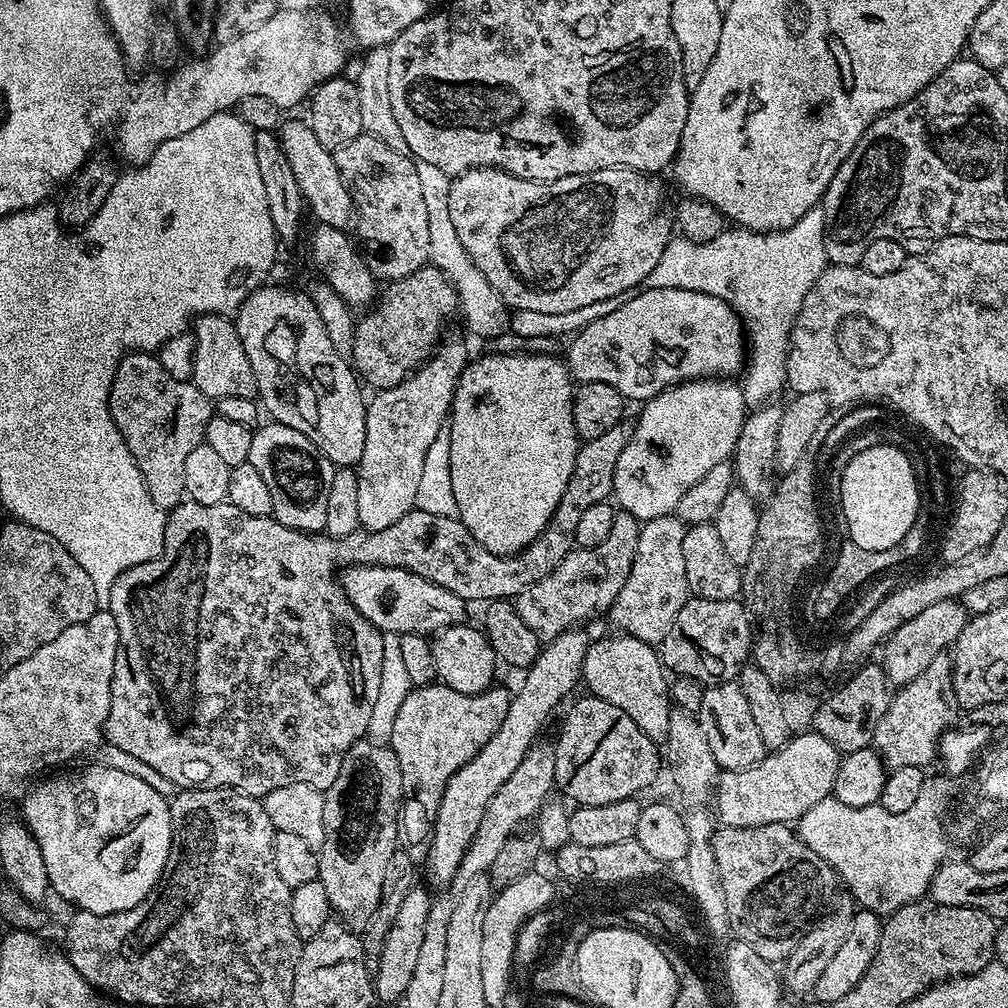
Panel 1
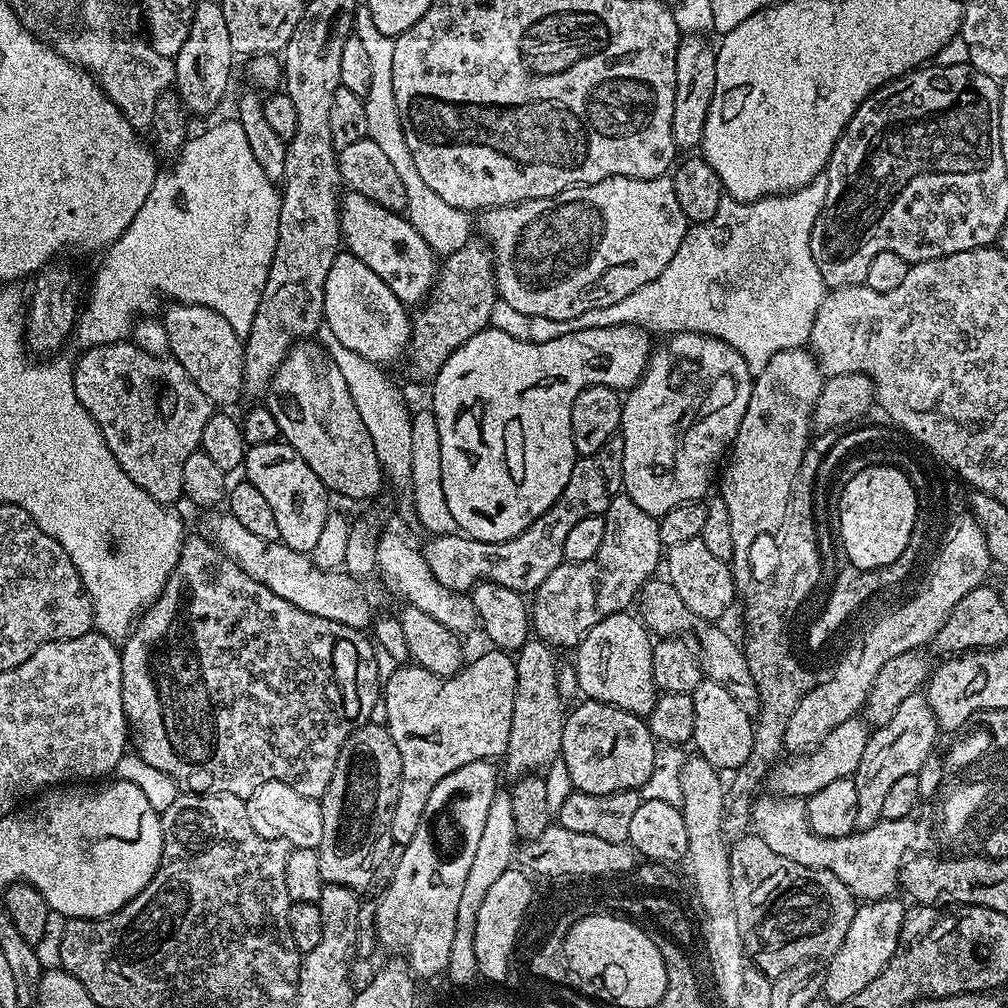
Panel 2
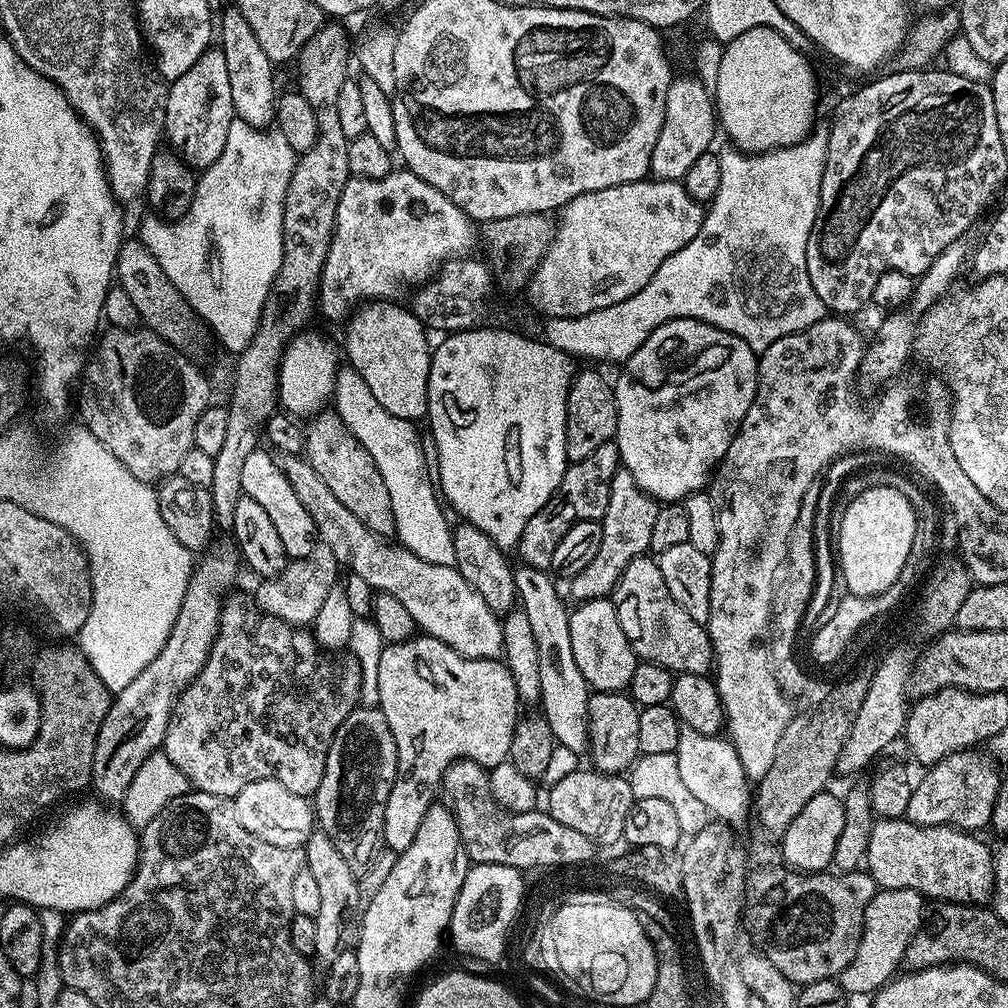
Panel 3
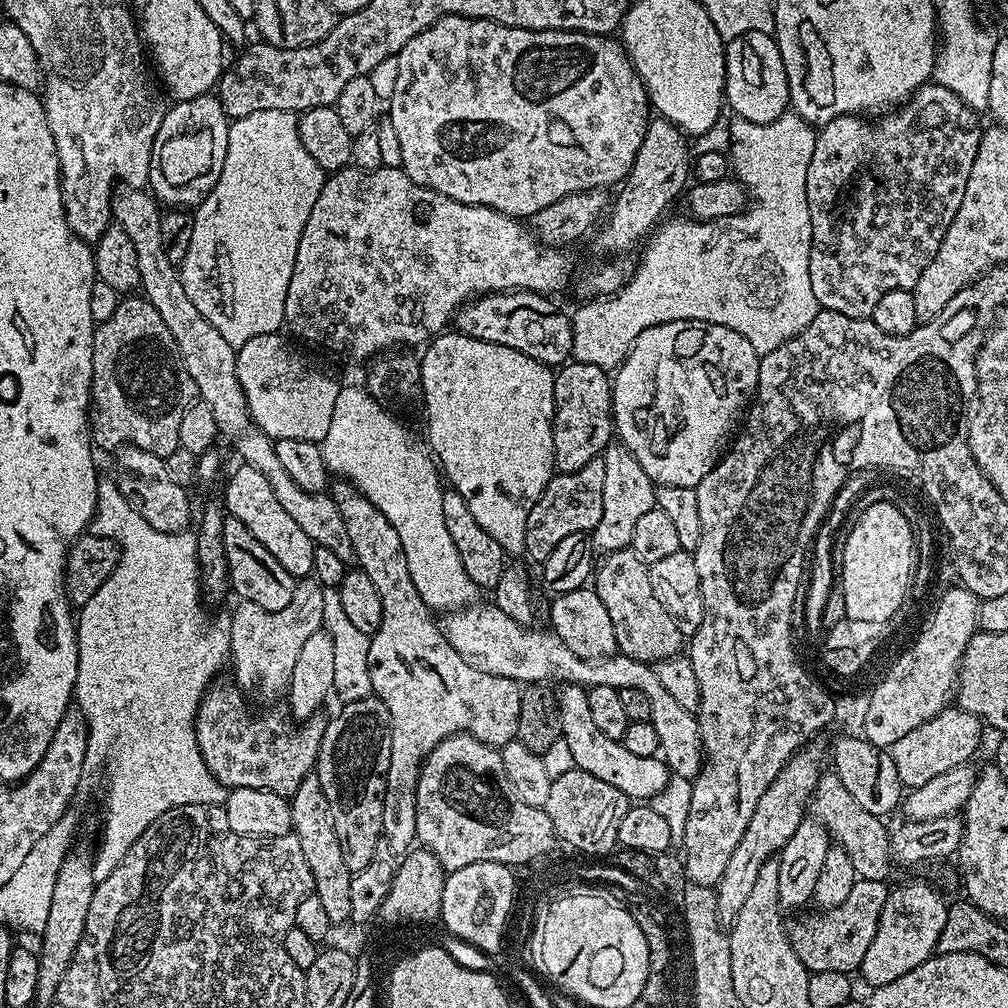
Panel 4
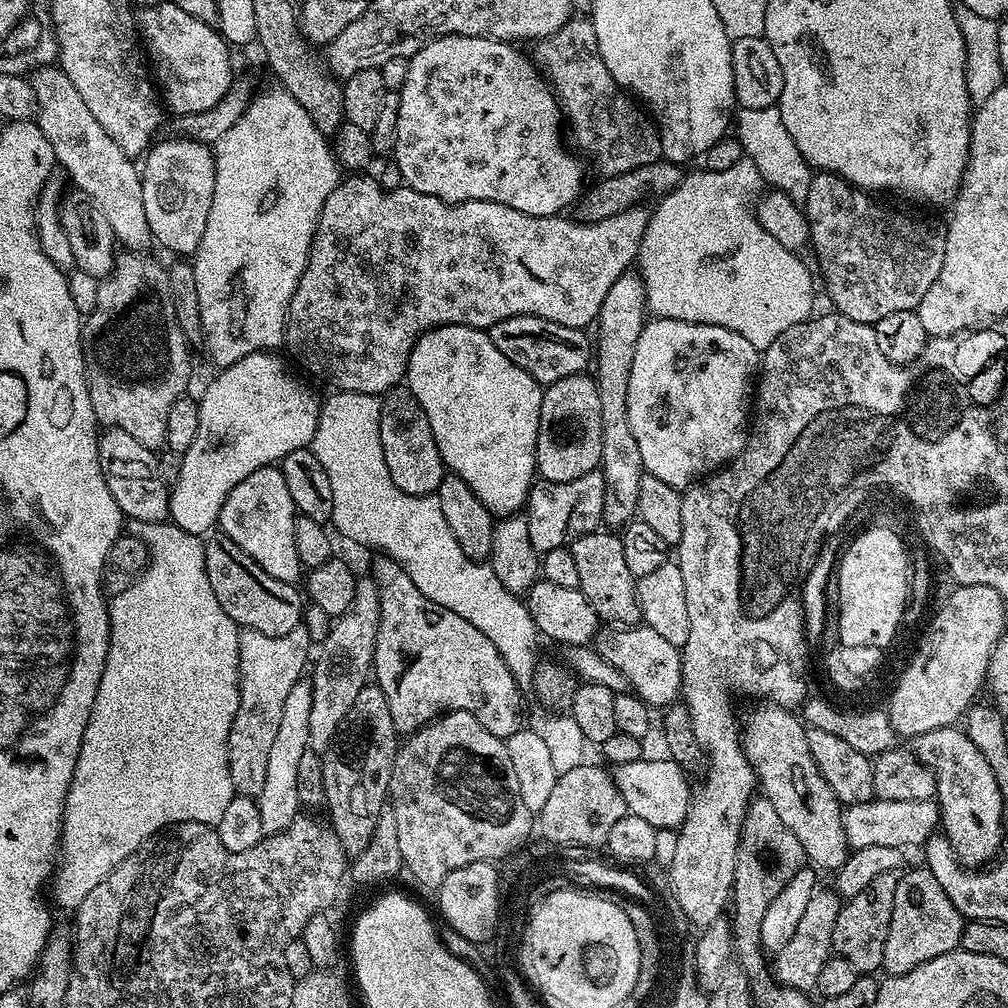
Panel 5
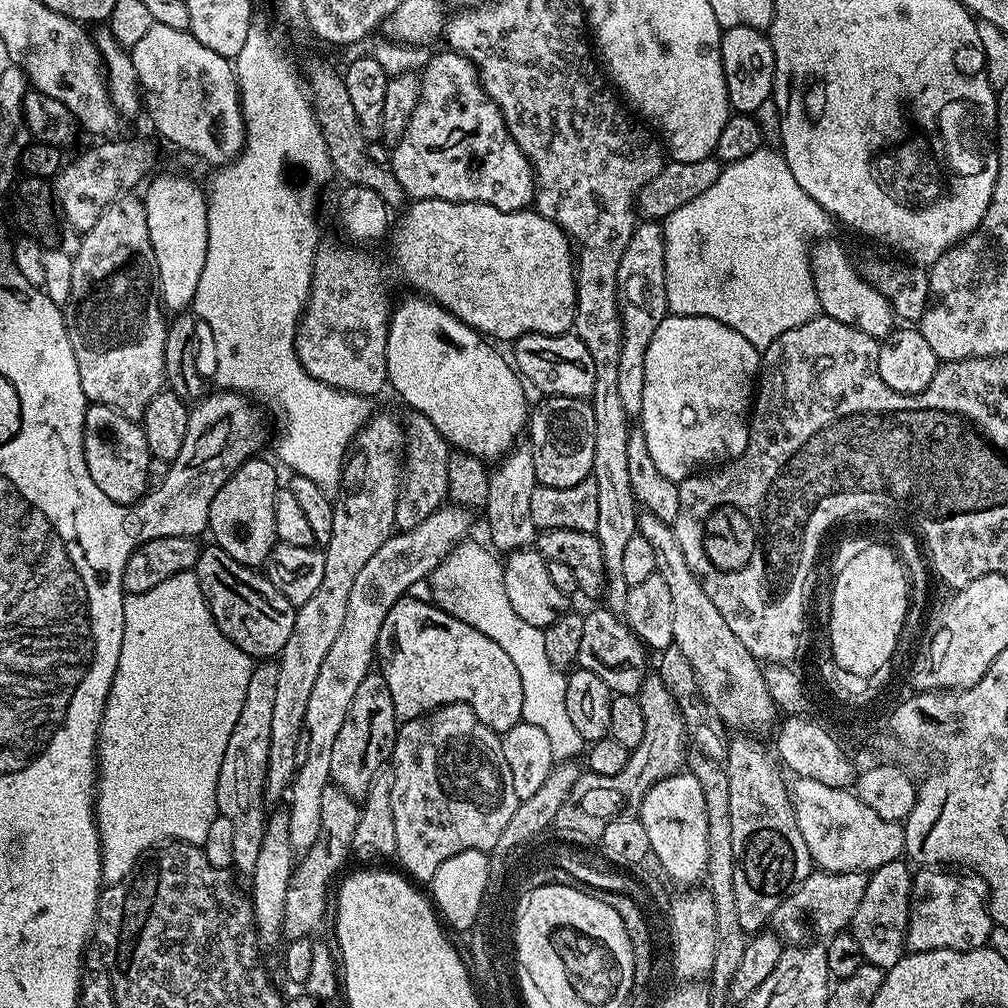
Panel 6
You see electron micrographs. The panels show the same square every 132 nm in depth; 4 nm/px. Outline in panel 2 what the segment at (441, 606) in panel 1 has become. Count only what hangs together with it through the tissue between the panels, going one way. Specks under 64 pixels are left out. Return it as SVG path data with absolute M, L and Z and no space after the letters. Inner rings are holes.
M212 510L204 520L203 535L246 574L262 582L278 598L286 598L298 610L306 610L306 614L318 614L318 618L330 618L339 624L351 628L367 629L373 623L372 600L364 589L363 579L351 576L343 570L325 570L313 564L311 555L290 550L290 546L279 542L269 542L258 538L258 534L250 534L238 518L234 518L227 510ZM369 623L369 624L368 624ZM368 624L368 625L367 625Z

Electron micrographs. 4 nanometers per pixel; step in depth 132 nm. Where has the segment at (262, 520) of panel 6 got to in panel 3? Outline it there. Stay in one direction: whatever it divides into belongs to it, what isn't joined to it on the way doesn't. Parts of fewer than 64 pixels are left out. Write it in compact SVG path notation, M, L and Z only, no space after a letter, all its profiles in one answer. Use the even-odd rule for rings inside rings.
M258 450L246 457L242 469L242 490L245 496L254 498L254 502L258 502L262 510L266 510L266 514L278 529L282 546L286 546L286 554L291 559L297 560L310 554L310 550L317 544L316 527L310 514L306 514L306 506L298 502L298 496L294 494L294 488L290 486L286 474L282 474L282 470L277 466L276 456L271 451L268 452Z

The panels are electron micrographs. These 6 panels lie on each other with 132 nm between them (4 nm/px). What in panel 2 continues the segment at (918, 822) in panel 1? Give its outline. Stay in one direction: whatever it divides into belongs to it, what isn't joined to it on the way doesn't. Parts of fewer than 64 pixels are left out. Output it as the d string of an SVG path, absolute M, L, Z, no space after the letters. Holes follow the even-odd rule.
M767 794L756 805L752 808L752 824L754 827L755 835L762 838L762 842L766 842L766 846L770 846L770 850L774 850L774 854L782 854L782 858L790 858L790 862L798 862L798 866L806 866L807 868L817 868L818 870L826 870L828 872L833 872L838 878L842 878L842 882L846 882L846 886L852 891L853 896L859 898L861 901L867 902L869 900L886 900L893 895L892 892L895 888L898 888L900 884L900 874L901 871L909 859L912 847L916 843L922 840L921 832L916 825L916 820L909 818L907 820L880 820L874 826L869 828L862 828L855 832L852 832L849 836L842 836L840 838L826 838L825 836L819 836L812 832L812 828L808 825L808 806L807 803L799 796L785 796L783 798L777 798L775 795Z

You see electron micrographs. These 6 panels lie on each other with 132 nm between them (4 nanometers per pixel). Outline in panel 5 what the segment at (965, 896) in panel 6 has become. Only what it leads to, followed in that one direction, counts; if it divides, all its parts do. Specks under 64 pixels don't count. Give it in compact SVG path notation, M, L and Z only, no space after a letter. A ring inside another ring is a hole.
M926 866L912 868L905 876L898 879L898 890L894 890L894 914L890 918L890 934L886 934L886 950L882 950L882 968L889 976L906 974L914 970L914 966L922 966L922 962L930 962L930 958L938 958L938 954L954 952L960 948L962 930L966 923L964 916L954 910L954 902L946 898L946 890L938 886L938 878L930 874Z

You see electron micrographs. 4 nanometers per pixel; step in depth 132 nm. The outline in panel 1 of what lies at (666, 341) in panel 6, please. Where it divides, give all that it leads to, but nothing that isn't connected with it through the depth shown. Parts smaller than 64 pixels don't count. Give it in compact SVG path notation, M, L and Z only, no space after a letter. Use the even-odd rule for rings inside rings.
M728 378L687 380L685 384L675 384L673 388L658 393L641 407L644 409L641 410L640 417L635 417L636 429L630 438L630 446L622 450L622 458L618 458L618 470L614 470L612 496L623 511L629 512L635 520L641 522L673 515L682 494L706 478L706 473L713 466L725 463L735 453L746 409L743 387L739 383L732 383L736 382Z

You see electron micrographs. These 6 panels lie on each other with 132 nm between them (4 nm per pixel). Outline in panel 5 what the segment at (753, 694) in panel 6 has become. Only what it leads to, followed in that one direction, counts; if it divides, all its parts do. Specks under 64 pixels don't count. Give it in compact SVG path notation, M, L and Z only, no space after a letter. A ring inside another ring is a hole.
M771 702L761 705L742 724L744 753L756 769L759 791L763 799L774 806L794 838L798 838L807 863L817 870L837 870L850 853L844 829L844 808L834 790L830 790L826 778L822 778L814 754L810 754L806 725L795 711Z

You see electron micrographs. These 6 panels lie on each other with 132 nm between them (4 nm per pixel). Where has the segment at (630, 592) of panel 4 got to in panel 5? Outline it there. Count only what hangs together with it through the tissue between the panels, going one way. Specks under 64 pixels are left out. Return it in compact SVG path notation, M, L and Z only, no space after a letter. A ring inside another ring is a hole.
M597 530L578 538L570 545L574 563L578 566L580 593L594 606L601 621L616 626L631 626L640 620L640 607L636 601L637 577L630 574L622 554L620 536L612 530Z

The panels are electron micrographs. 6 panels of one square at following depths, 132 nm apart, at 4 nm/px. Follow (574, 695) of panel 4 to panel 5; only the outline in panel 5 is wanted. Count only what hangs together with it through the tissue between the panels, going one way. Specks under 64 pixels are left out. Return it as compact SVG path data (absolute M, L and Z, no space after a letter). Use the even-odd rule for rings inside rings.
M641 758L634 762L617 764L611 769L612 780L618 786L622 798L626 802L629 813L650 822L657 829L679 829L686 818L688 801L690 799L690 784L685 769L675 760L648 760Z

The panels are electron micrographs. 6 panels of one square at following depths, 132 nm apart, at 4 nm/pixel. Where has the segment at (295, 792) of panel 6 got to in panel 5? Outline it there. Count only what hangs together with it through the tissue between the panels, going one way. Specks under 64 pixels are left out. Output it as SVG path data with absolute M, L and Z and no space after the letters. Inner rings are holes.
M357 579L354 602L350 602L347 610L331 621L332 629L329 630L328 637L320 648L320 657L317 660L315 657L310 668L312 697L308 746L317 754L323 754L328 749L342 718L346 718L350 706L354 706L354 698L358 698L364 685L369 683L379 621L380 599L375 580Z

